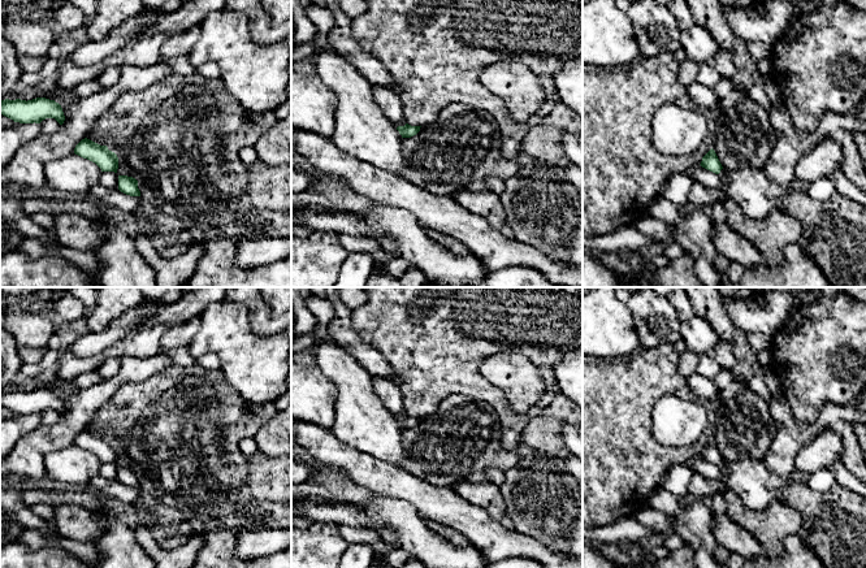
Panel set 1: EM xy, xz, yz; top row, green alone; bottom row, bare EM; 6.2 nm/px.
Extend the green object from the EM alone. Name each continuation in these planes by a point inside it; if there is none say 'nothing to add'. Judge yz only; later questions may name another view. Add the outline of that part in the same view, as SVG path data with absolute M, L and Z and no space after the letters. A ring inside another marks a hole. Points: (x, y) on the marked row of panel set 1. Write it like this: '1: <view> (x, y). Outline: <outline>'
nothing to add

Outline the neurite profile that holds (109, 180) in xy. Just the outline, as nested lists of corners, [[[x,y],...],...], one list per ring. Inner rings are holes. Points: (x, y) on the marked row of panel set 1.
[[[101,172],[99,185],[111,190],[118,188],[118,175],[114,172]]]

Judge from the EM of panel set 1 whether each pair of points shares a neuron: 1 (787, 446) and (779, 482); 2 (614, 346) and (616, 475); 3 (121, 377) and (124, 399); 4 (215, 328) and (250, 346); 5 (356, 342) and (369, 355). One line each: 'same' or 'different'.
1: same
2: different
3: different
4: same
5: same

